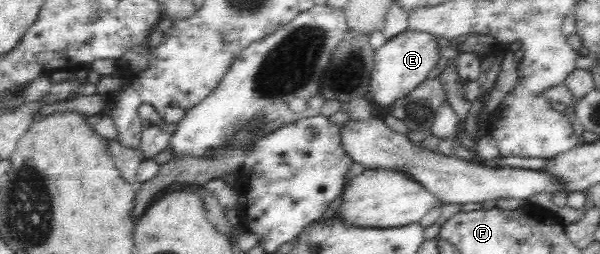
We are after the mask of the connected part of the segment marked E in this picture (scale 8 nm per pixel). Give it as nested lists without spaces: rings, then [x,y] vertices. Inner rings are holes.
[[[405,30],[397,37],[385,42],[381,48],[374,50],[374,66],[368,97],[375,100],[377,106],[385,108],[395,100],[408,96],[417,86],[431,78],[431,73],[440,62],[442,55],[438,40],[433,34]]]

